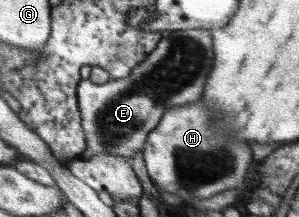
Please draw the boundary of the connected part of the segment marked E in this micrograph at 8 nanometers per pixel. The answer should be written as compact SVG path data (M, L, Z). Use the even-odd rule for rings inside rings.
M206 29L171 32L157 48L130 72L127 78L98 84L81 79L77 87L81 128L88 148L79 157L84 161L101 153L132 158L145 147L148 135L171 107L190 105L200 99L204 81L210 73L212 33Z

